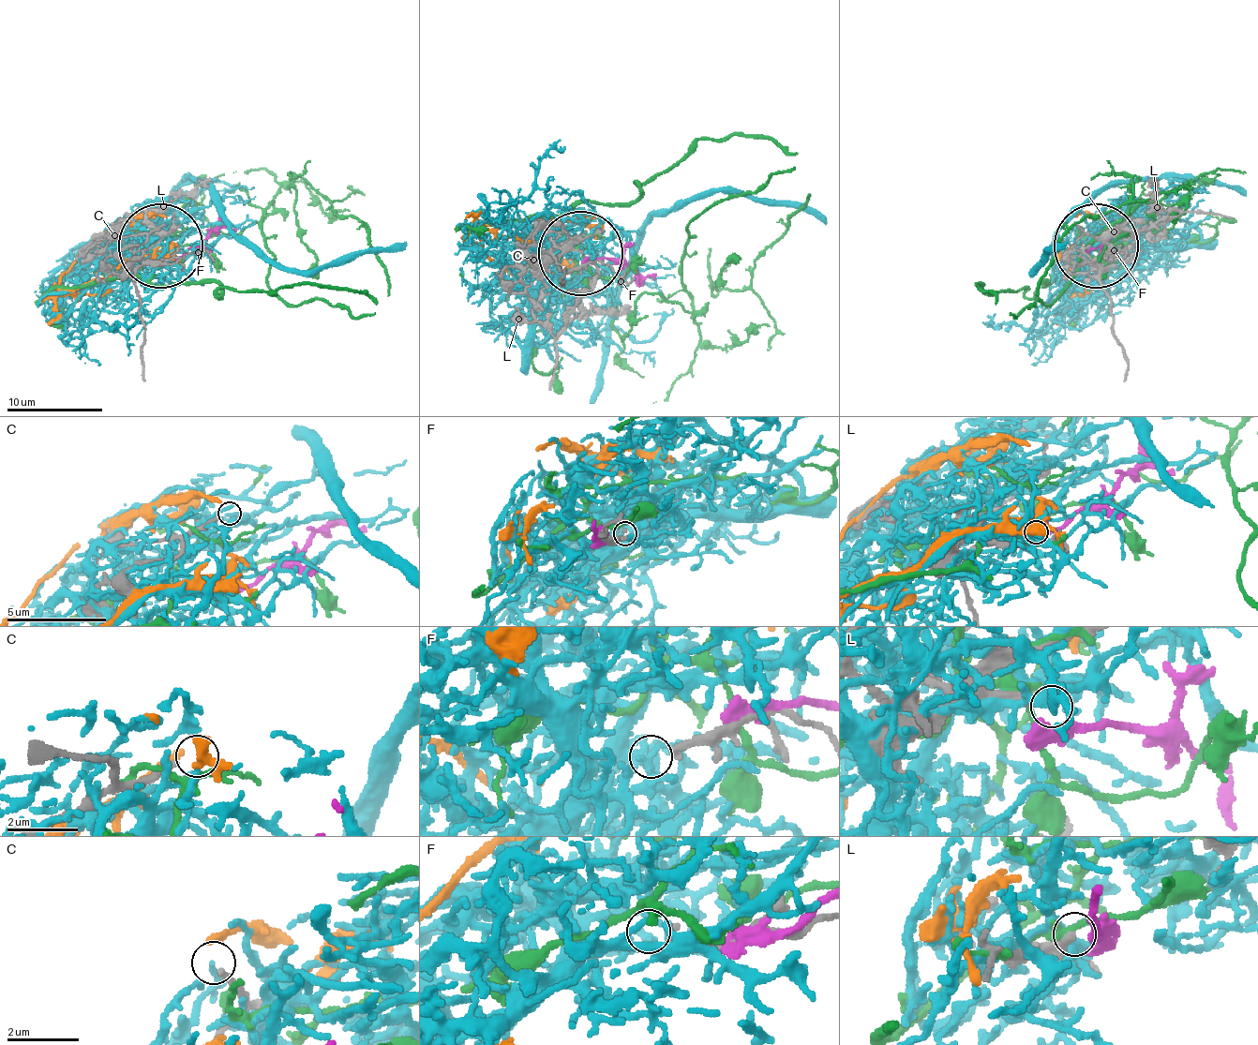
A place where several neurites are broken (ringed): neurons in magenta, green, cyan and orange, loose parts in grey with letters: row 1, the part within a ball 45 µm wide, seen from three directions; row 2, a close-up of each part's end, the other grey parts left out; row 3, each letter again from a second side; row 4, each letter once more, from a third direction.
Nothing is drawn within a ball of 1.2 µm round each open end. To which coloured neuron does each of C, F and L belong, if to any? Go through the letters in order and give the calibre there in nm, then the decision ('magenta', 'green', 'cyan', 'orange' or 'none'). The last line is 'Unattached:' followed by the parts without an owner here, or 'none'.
C: 170 nm | none
F: 200 nm | cyan
L: 200 nm | magenta
Unattached: C

